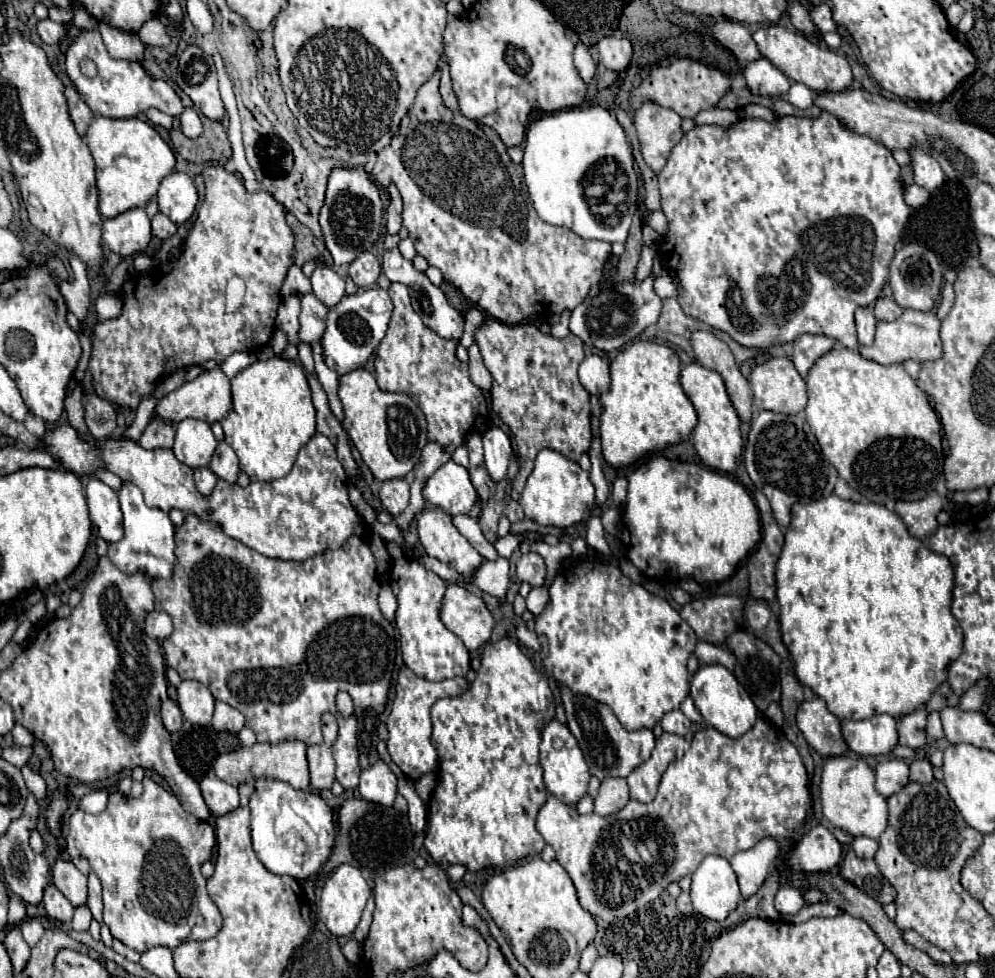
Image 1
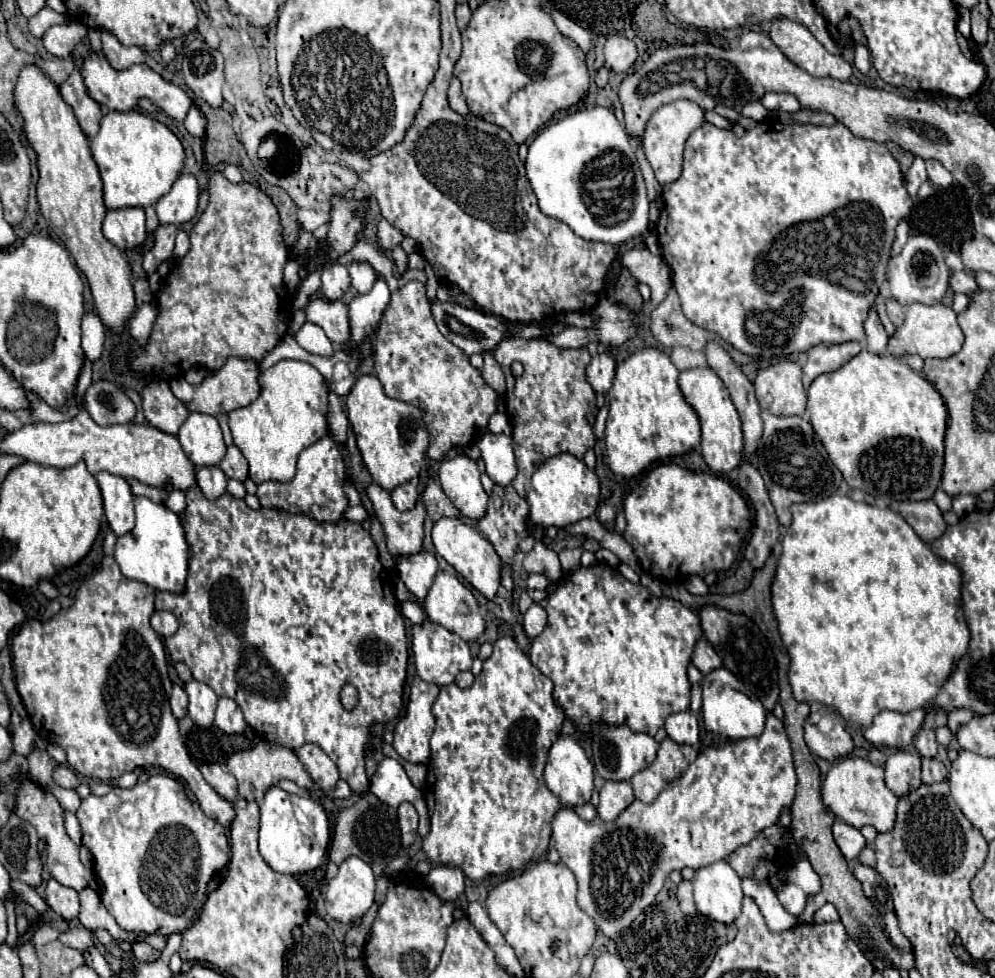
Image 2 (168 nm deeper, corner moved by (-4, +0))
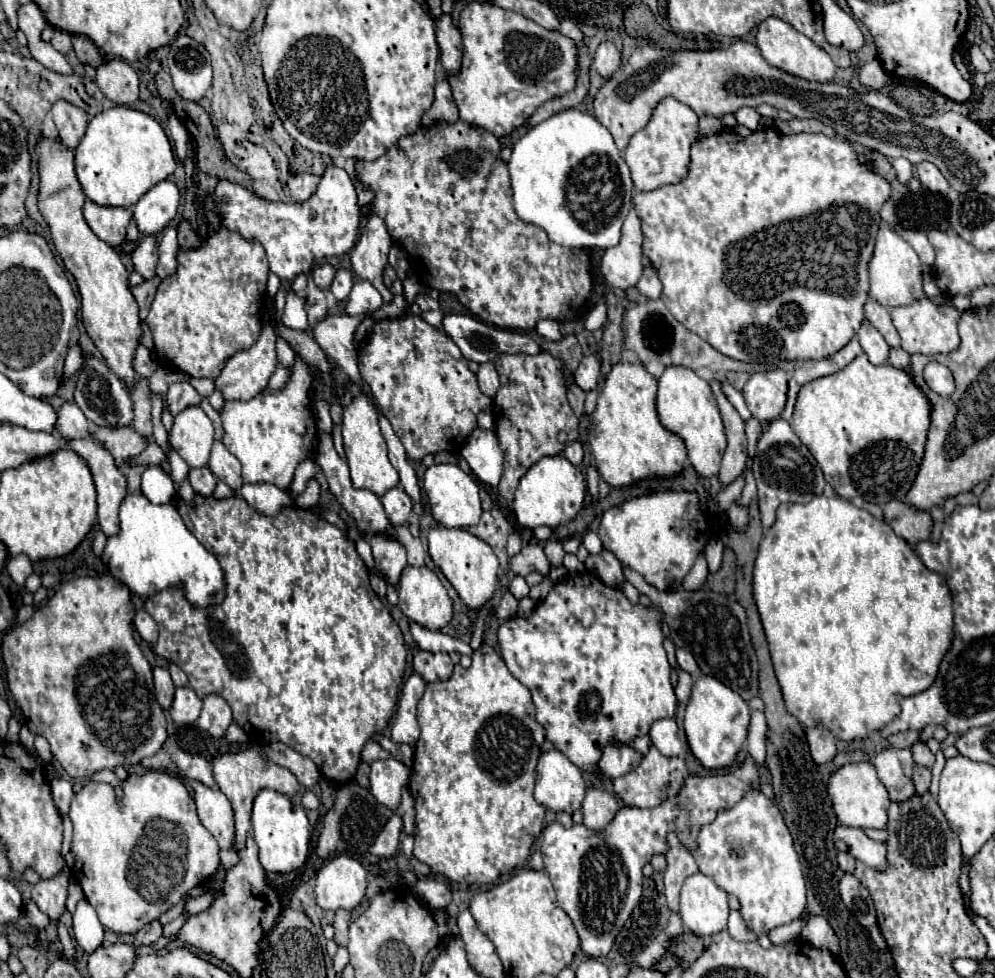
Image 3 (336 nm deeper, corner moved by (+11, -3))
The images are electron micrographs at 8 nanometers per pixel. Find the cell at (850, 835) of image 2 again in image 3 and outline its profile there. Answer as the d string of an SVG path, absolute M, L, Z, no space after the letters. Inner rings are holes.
M836 826L832 840L836 842L836 850L850 852L856 860L864 862L870 868L884 870L886 868L886 846L884 842L870 840L860 828Z

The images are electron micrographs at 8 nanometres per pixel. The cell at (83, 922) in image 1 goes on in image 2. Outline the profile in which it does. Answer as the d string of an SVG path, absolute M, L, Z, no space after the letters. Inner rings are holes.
M85 887L81 893L81 913L79 913L79 921L85 925L85 929L95 931L95 929L107 929L113 939L119 941L127 941L127 943L135 943L135 941L143 941L147 937L147 933L129 933L125 929L121 929L115 919L109 915L109 911L103 907L99 893L93 887Z

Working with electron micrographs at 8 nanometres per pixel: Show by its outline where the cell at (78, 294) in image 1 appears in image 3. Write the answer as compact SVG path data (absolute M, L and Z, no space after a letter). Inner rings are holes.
M80 344L70 346L68 356L66 356L66 364L64 364L64 380L66 380L66 378L70 378L76 370L80 370L80 366L82 366L82 364L84 364L84 354L82 354Z

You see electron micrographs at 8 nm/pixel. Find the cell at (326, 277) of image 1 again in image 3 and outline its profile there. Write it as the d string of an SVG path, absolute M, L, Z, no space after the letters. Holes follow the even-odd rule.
M320 264L312 270L312 278L314 278L314 284L320 288L320 290L328 290L332 280L334 280L334 274L336 270L330 266L330 264Z

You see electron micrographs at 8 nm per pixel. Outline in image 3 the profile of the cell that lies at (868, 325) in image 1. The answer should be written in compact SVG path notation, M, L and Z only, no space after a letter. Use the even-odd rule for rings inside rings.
M864 320L860 324L856 336L858 336L858 342L860 342L864 354L868 356L868 360L872 364L884 364L888 360L888 348L890 346L886 344L882 334L868 320Z

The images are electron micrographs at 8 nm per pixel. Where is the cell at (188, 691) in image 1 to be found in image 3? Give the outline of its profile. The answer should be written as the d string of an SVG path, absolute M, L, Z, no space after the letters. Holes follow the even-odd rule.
M190 686L176 688L176 696L170 708L170 716L176 724L194 724L200 716L200 710L202 710L202 700Z

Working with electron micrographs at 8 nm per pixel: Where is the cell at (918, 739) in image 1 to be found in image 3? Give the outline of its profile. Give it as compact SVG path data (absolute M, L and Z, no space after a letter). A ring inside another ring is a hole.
M916 742L912 746L912 756L914 756L914 762L920 766L932 768L932 764L934 764L934 754L928 750L928 746L924 742Z

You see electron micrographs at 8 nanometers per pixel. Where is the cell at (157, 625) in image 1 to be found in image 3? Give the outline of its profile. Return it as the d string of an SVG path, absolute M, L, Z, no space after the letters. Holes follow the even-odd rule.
M138 610L134 616L134 628L138 630L138 634L148 642L154 644L158 640L158 626L154 622L154 618L146 612L146 610Z

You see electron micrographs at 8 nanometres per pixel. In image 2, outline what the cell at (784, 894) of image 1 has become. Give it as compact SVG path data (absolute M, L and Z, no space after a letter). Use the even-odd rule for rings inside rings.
M779 823L761 829L755 839L751 839L745 845L739 845L725 861L737 871L739 877L753 876L759 881L769 883L770 887L777 891L777 897L785 911L795 917L801 915L801 911L807 905L807 899L821 891L821 879L811 867L807 855L803 855L803 851L797 847L793 839L793 829L783 827ZM791 857L797 857L796 863L786 863L791 862Z

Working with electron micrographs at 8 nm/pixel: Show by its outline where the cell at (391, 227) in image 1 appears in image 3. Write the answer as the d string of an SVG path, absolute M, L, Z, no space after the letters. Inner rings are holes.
M370 216L366 228L360 232L360 238L356 242L356 246L352 248L352 270L360 280L368 280L372 282L384 302L392 300L390 290L382 284L382 270L388 264L388 250L392 246L392 240L388 236L386 224L382 218L378 216Z

